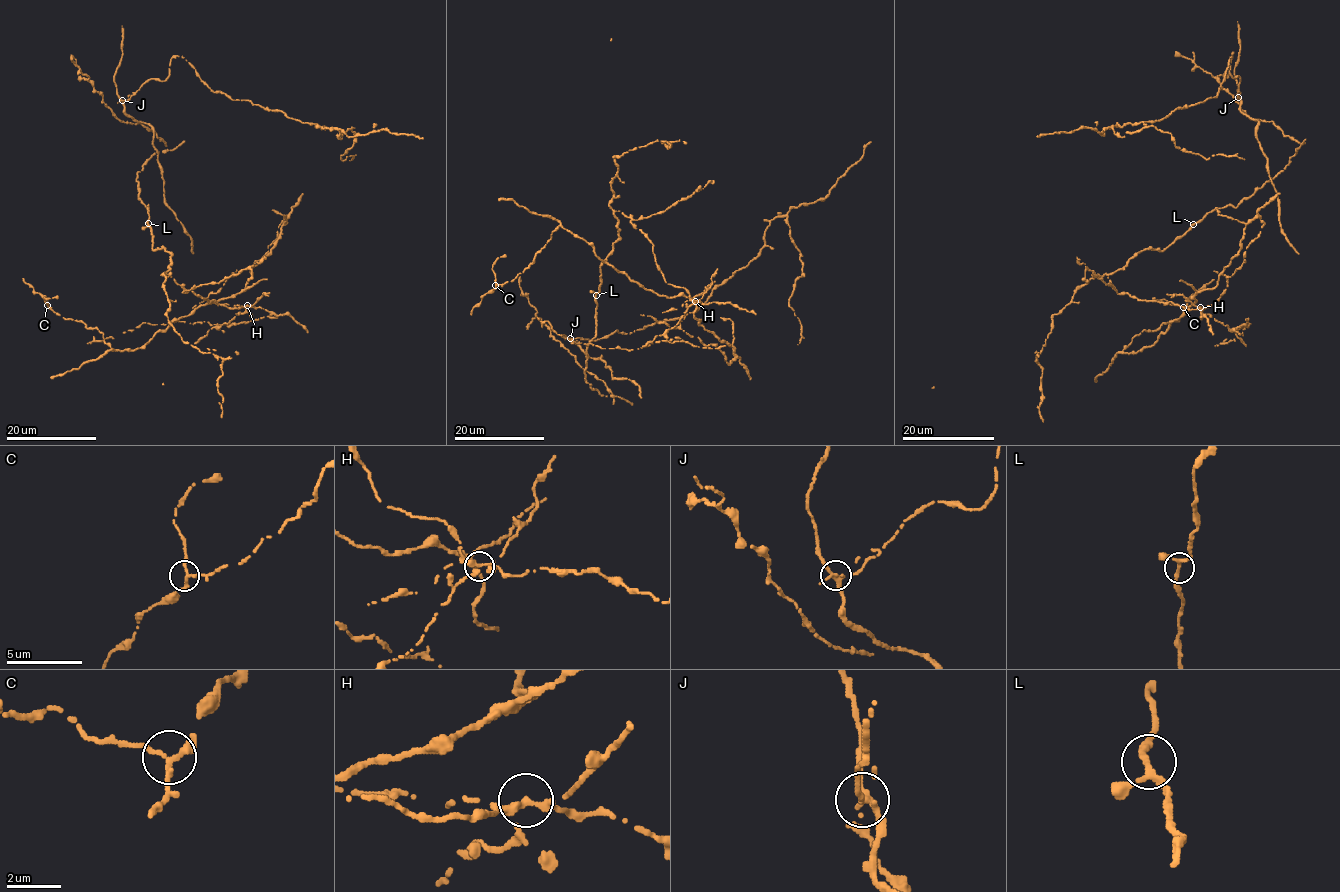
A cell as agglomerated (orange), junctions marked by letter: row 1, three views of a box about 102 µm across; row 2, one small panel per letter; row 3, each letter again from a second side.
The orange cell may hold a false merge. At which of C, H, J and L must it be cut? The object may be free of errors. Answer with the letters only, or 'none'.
H

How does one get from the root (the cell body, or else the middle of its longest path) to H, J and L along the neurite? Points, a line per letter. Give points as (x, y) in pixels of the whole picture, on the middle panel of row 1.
H: (586, 362), (596, 336), (600, 266), (619, 236), (615, 211), (653, 245), (664, 281), (695, 301)
J: (586, 362), (585, 380), (614, 400), (606, 384), (577, 362), (581, 349), (570, 338)
L: (586, 362), (587, 345), (596, 336), (596, 295)

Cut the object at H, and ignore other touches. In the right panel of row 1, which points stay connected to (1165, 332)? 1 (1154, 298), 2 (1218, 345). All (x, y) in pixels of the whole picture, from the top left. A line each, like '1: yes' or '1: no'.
1: yes
2: no

